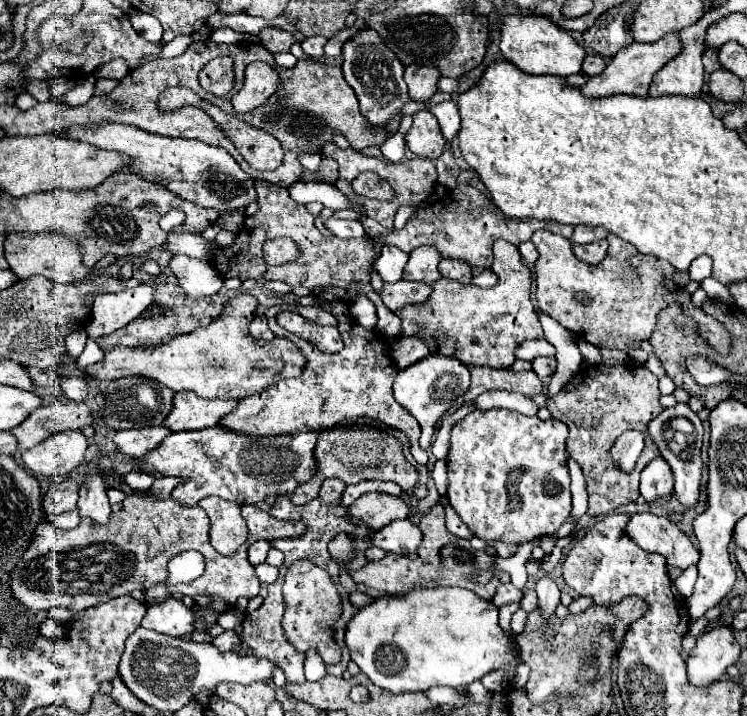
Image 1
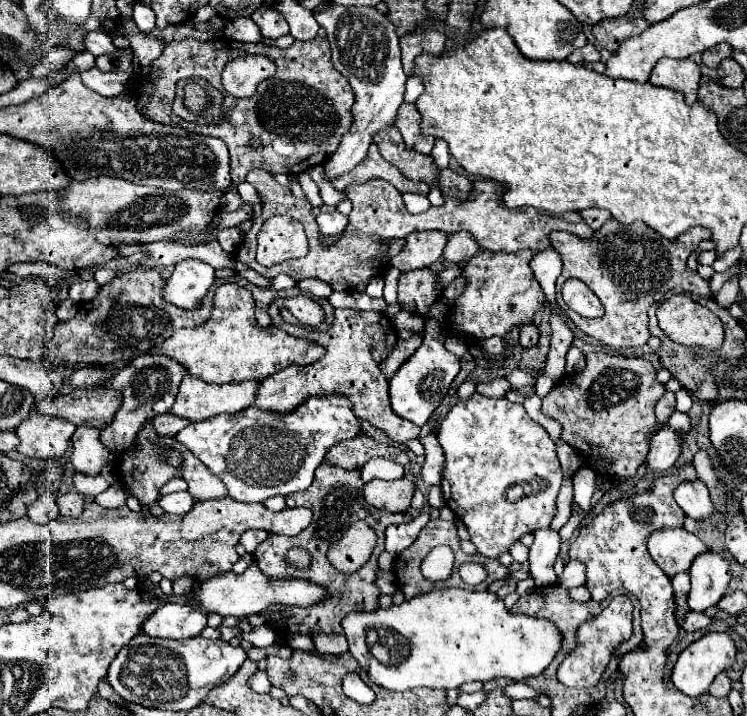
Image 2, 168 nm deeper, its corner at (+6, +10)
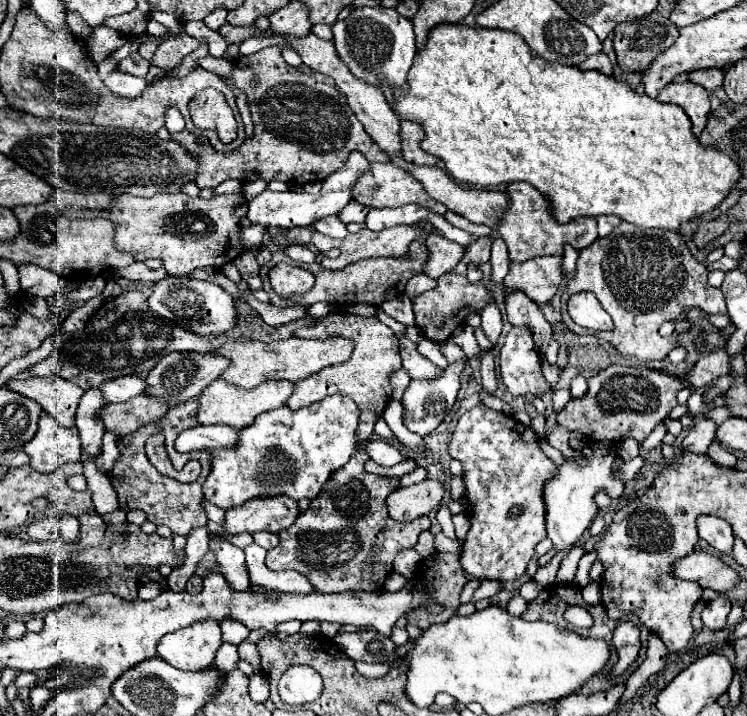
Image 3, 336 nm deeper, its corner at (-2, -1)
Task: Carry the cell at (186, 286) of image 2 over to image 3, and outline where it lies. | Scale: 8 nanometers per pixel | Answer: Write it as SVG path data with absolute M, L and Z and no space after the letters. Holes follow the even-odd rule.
M174 276L162 278L160 282L154 284L154 292L148 298L148 306L154 314L200 336L224 334L236 326L236 318L238 318L234 300L226 290L222 290L218 284L202 282L194 278L184 278L184 280Z

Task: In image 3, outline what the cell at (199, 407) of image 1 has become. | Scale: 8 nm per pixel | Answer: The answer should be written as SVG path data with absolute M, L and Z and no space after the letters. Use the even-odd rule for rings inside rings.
M214 380L202 394L200 394L200 410L198 410L198 422L200 424L226 424L234 428L246 428L250 426L260 412L268 412L274 408L280 408L286 404L286 400L292 396L294 384L286 380L270 380L266 384L260 384L254 390L244 390L240 386L228 384L226 380Z

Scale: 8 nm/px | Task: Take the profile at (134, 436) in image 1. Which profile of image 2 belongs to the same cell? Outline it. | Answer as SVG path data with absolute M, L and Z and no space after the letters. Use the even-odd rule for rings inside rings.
M164 413L164 415L156 415L152 419L152 427L160 437L174 437L180 429L184 429L188 425L188 421L172 415L172 413Z

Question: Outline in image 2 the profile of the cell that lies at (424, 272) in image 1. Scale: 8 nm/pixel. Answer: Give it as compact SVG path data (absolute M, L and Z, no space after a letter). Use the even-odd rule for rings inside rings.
M440 231L412 233L406 237L404 249L392 257L390 265L400 271L414 271L414 269L430 267L442 255L446 239L448 235Z

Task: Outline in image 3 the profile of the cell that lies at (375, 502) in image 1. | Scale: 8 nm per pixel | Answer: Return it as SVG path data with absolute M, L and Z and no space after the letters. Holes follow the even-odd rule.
M424 480L416 486L398 488L388 496L388 512L398 522L420 518L442 504L446 490L438 480Z

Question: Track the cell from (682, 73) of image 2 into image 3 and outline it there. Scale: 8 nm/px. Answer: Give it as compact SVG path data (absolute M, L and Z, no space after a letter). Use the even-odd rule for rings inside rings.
M670 82L668 86L662 88L662 92L658 94L658 100L680 106L692 122L694 138L700 136L710 114L710 98L704 88L692 82Z

